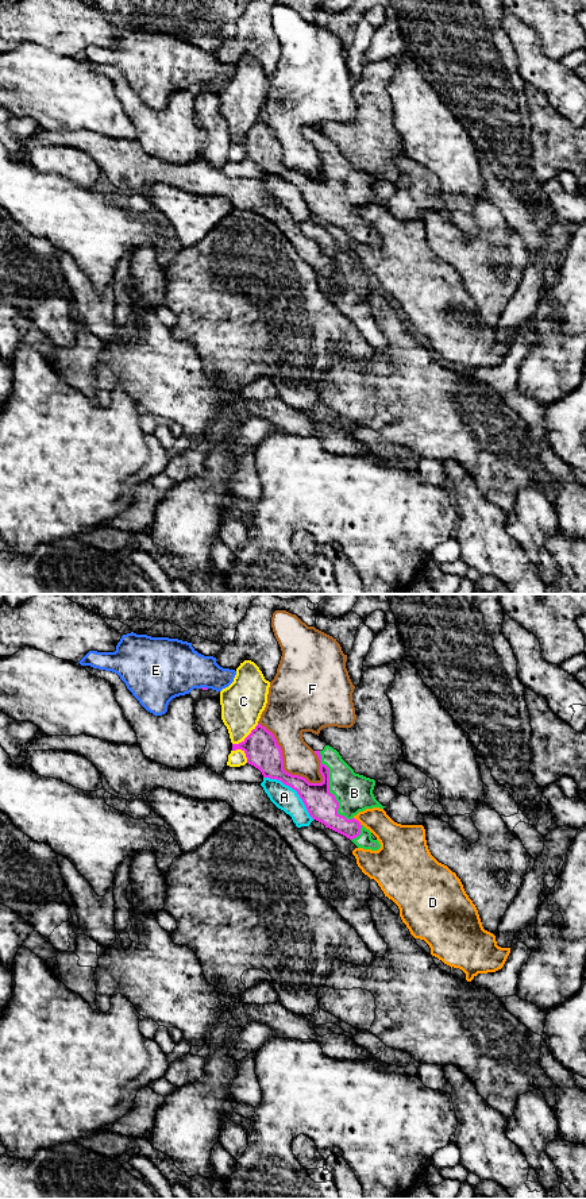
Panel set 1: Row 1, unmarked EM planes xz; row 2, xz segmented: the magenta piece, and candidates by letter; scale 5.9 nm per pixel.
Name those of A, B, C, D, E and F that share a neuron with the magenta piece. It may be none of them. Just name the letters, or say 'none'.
B

